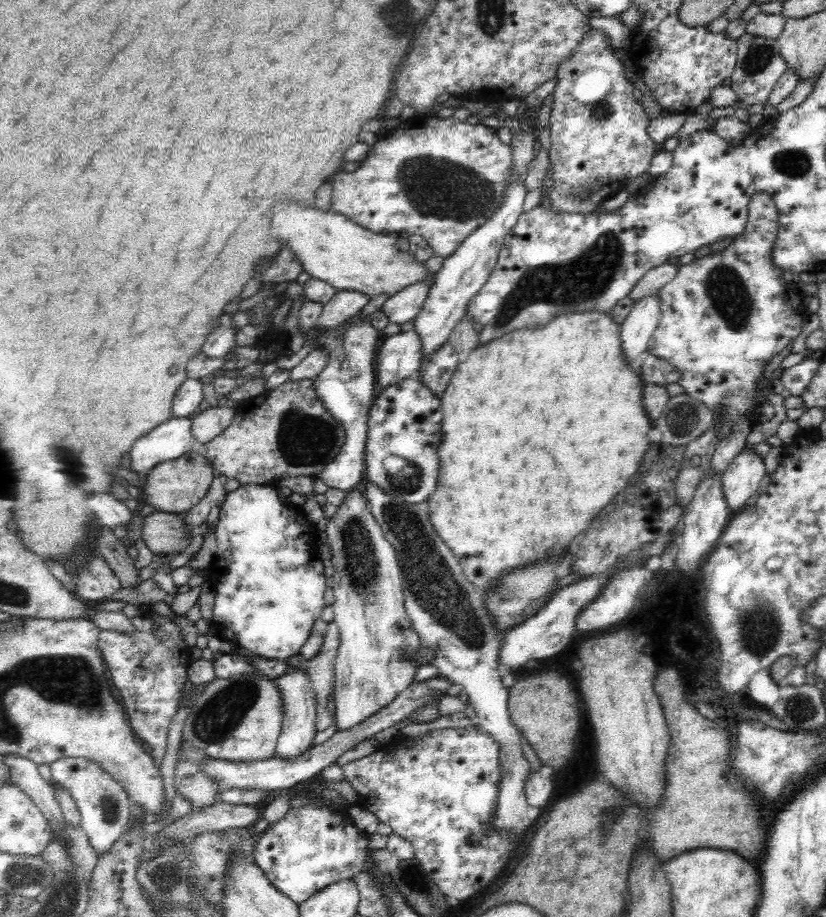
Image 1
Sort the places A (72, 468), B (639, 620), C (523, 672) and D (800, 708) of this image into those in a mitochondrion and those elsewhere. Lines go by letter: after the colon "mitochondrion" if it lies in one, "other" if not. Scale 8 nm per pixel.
A: other
B: other
C: other
D: mitochondrion

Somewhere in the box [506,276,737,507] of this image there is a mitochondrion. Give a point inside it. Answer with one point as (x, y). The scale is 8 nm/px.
(682, 418)

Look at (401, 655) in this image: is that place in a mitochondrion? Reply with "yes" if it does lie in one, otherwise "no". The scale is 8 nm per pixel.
yes

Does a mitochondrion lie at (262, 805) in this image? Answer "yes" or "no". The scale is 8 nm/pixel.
no

